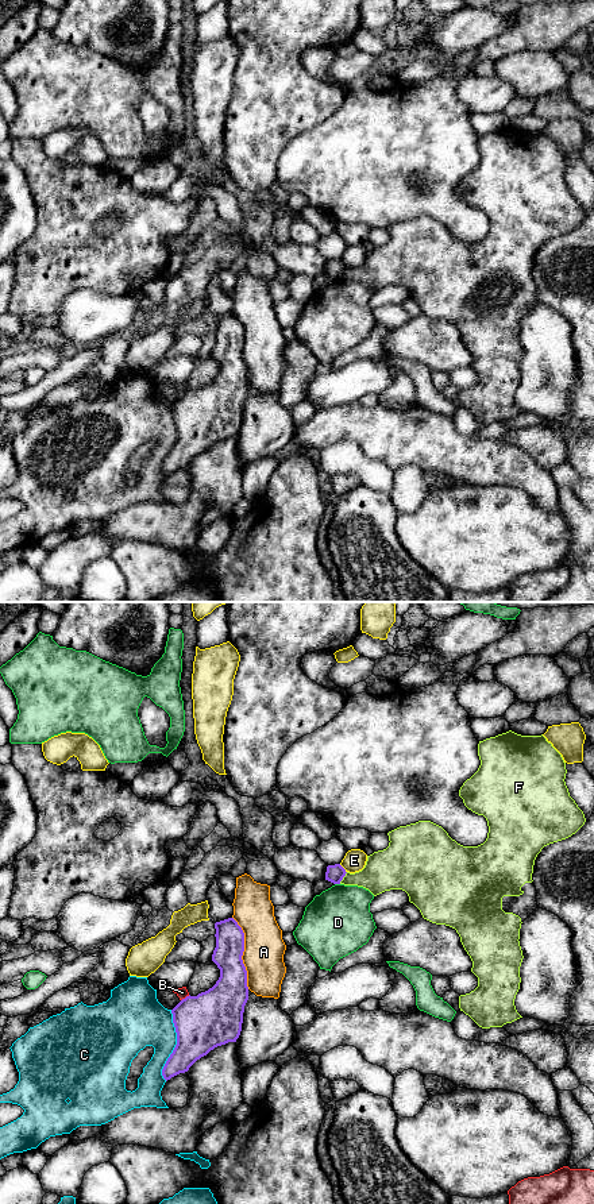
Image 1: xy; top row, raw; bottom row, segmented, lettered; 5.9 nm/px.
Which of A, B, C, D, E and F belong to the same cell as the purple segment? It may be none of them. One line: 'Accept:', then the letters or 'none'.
Accept: none

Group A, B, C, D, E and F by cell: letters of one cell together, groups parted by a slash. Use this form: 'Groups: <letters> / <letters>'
Groups: A / B D / C / E / F

